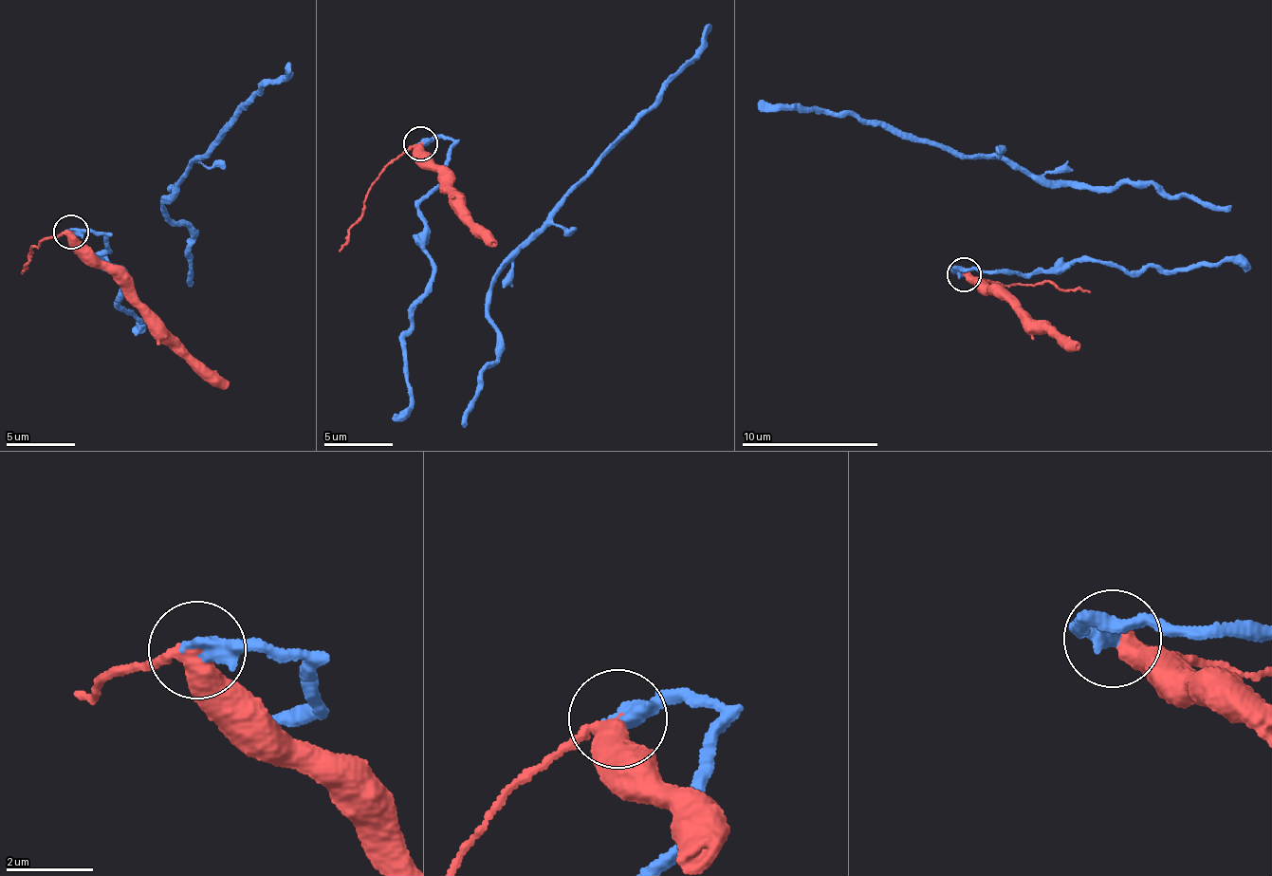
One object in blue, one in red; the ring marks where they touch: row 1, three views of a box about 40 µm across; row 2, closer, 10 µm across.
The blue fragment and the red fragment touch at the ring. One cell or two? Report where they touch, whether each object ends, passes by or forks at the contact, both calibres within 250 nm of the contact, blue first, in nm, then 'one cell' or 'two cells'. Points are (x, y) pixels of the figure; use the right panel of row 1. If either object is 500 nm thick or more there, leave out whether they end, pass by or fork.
(964, 274) | blue ends | red passes by | 440/380 nm | two cells

